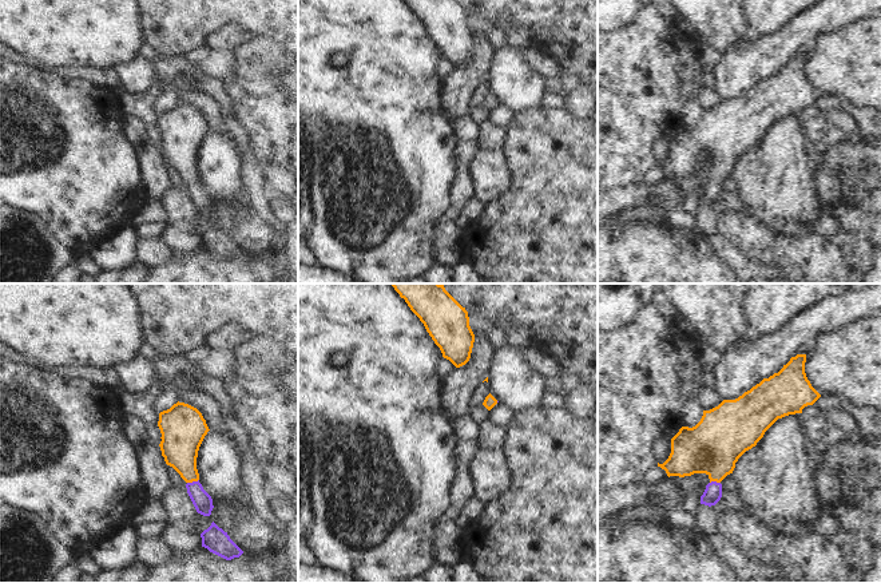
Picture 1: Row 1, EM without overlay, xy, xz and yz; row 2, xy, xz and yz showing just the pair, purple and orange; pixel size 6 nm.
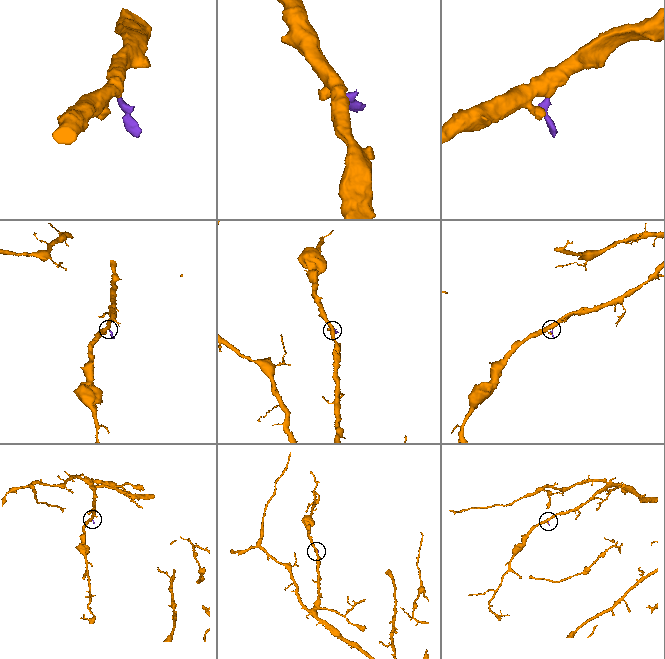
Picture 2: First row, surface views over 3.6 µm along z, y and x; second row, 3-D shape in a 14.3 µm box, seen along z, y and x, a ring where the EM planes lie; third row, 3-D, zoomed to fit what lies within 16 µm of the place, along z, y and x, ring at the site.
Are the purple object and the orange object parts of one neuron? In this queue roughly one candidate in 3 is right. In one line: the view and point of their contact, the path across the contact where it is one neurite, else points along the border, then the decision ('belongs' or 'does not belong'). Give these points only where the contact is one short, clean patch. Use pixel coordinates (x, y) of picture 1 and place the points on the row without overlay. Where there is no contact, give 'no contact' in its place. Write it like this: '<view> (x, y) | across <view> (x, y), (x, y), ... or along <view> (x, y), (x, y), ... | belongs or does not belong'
xy (193, 182) | across xy (202, 202), (193, 182), (179, 146) | belongs

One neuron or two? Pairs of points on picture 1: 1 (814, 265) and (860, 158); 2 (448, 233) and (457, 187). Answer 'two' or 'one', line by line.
1: one
2: one

